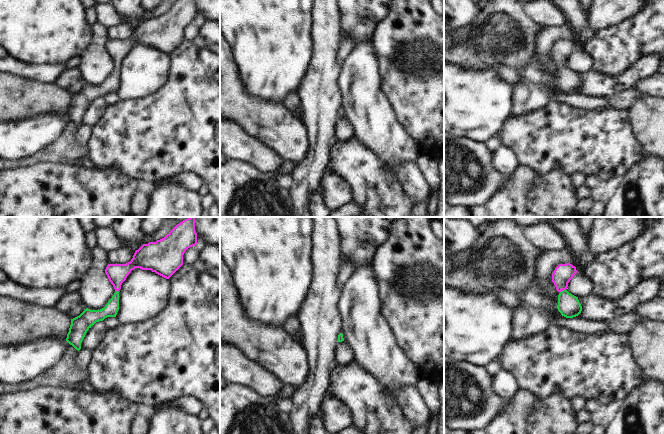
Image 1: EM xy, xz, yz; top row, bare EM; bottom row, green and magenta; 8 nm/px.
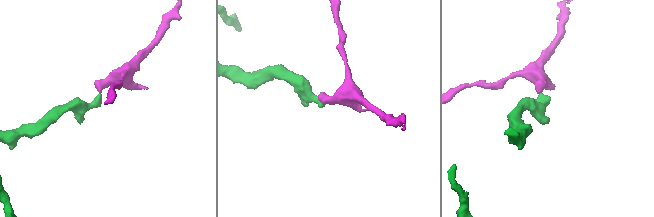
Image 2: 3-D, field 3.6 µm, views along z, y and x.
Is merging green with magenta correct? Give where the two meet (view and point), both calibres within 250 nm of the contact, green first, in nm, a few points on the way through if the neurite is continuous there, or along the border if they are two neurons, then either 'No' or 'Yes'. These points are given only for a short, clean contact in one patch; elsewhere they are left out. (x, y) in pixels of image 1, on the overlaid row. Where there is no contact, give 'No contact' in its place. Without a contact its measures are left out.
Touches green at yz (563, 290). Thickness 180 nm (green) against 160 nm. Path across: yz (569, 306), (564, 297), (563, 290), (563, 273). Yes

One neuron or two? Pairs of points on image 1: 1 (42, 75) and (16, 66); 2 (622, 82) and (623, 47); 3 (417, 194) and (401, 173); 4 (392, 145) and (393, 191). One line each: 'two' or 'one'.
1: one
2: two
3: one
4: two

